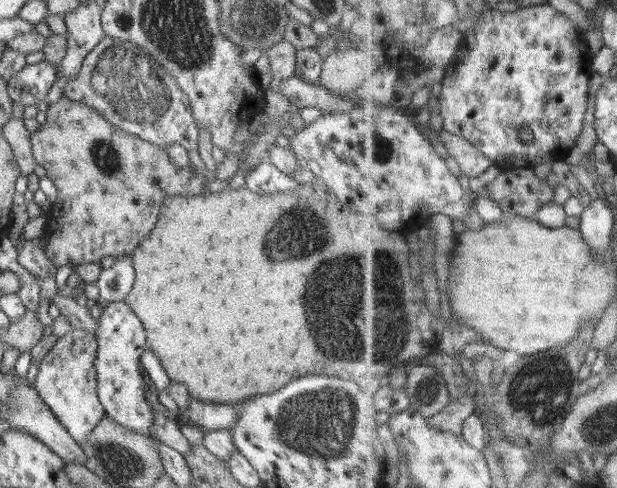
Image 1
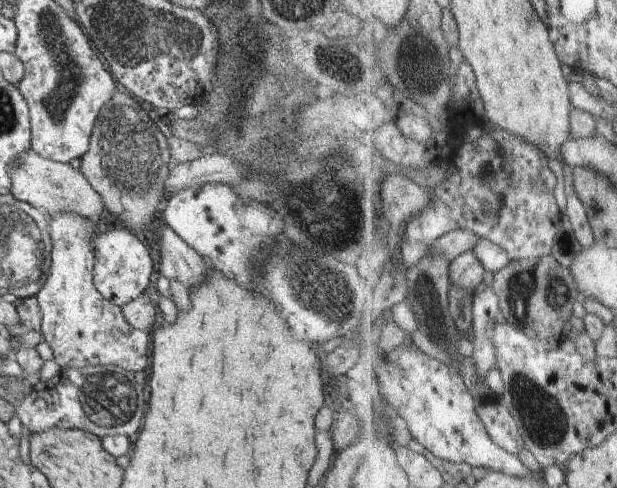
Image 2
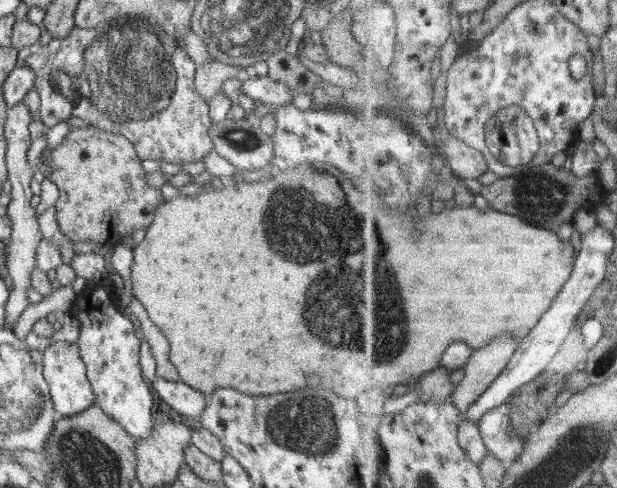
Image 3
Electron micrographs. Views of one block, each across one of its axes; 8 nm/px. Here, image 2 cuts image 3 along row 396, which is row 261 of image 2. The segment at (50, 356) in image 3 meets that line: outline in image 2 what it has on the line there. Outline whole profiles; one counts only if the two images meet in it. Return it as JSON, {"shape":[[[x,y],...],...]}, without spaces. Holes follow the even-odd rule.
{"shape":[[[62,211],[49,214],[51,236],[51,265],[44,286],[35,294],[41,308],[42,340],[52,348],[54,360],[61,370],[83,369],[98,365],[114,365],[130,372],[142,372],[148,368],[148,333],[132,328],[124,318],[121,307],[107,301],[98,292],[93,281],[95,254],[92,236],[96,224],[76,213]]]}

